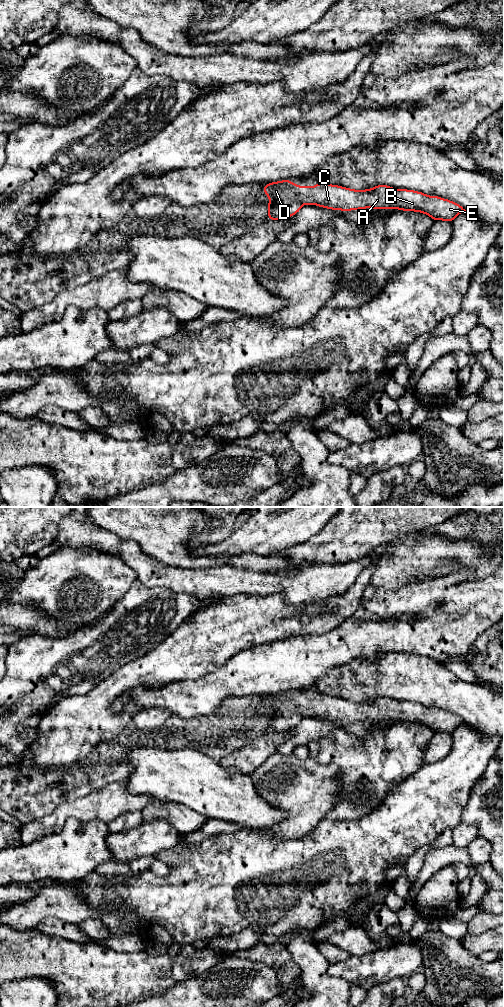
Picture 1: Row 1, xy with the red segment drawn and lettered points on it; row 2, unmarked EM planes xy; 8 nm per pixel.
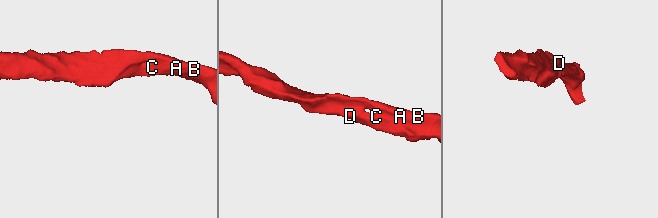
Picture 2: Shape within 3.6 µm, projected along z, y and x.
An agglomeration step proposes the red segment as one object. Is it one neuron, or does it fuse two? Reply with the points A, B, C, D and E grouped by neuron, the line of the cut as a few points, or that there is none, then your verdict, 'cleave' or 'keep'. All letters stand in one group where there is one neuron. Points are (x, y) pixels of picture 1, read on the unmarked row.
A B C D E; no cut; keep

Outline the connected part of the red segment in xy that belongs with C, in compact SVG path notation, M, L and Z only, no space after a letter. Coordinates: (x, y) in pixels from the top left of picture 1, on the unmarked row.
M282 692L267 695L263 703L270 710L267 717L268 731L286 732L300 723L304 716L317 717L332 722L351 723L365 720L372 721L400 721L402 723L421 724L430 728L434 733L443 732L451 734L460 725L467 723L459 716L438 708L429 708L422 704L396 701L387 697L376 697L372 701L354 702L326 694L316 696L314 699L301 699L291 692Z

